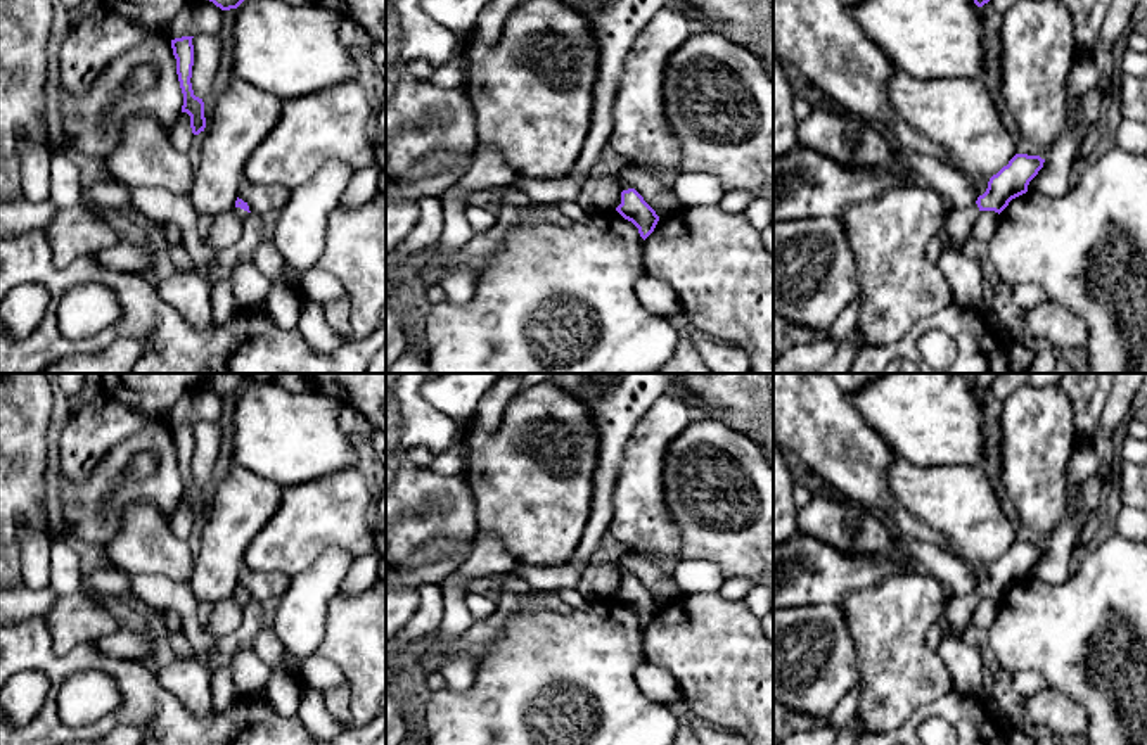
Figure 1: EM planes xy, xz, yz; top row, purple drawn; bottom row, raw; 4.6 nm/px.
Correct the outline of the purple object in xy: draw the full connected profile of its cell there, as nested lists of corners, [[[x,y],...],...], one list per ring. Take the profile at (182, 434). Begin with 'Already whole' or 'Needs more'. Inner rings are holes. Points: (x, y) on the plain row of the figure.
Already whole. [[[182,423],[171,427],[173,443],[176,446],[176,462],[183,481],[182,500],[190,503],[190,515],[194,522],[199,522],[206,515],[204,489],[194,482],[192,477],[192,453],[194,453],[194,423]]]

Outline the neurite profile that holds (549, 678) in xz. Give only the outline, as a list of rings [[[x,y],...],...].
[[[521,595],[507,624],[498,631],[481,657],[474,683],[465,691],[443,688],[422,697],[419,714],[429,735],[429,745],[673,745],[680,729],[678,719],[668,705],[647,698],[635,681],[635,669],[647,662],[642,646],[644,629],[638,615],[616,596],[588,602],[585,607],[562,614],[540,607],[531,595]]]

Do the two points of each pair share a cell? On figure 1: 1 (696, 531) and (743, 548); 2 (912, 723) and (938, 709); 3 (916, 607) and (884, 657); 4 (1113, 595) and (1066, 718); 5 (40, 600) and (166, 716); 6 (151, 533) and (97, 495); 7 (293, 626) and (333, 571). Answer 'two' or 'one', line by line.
1: one
2: one
3: one
4: two
5: two
6: two
7: one

